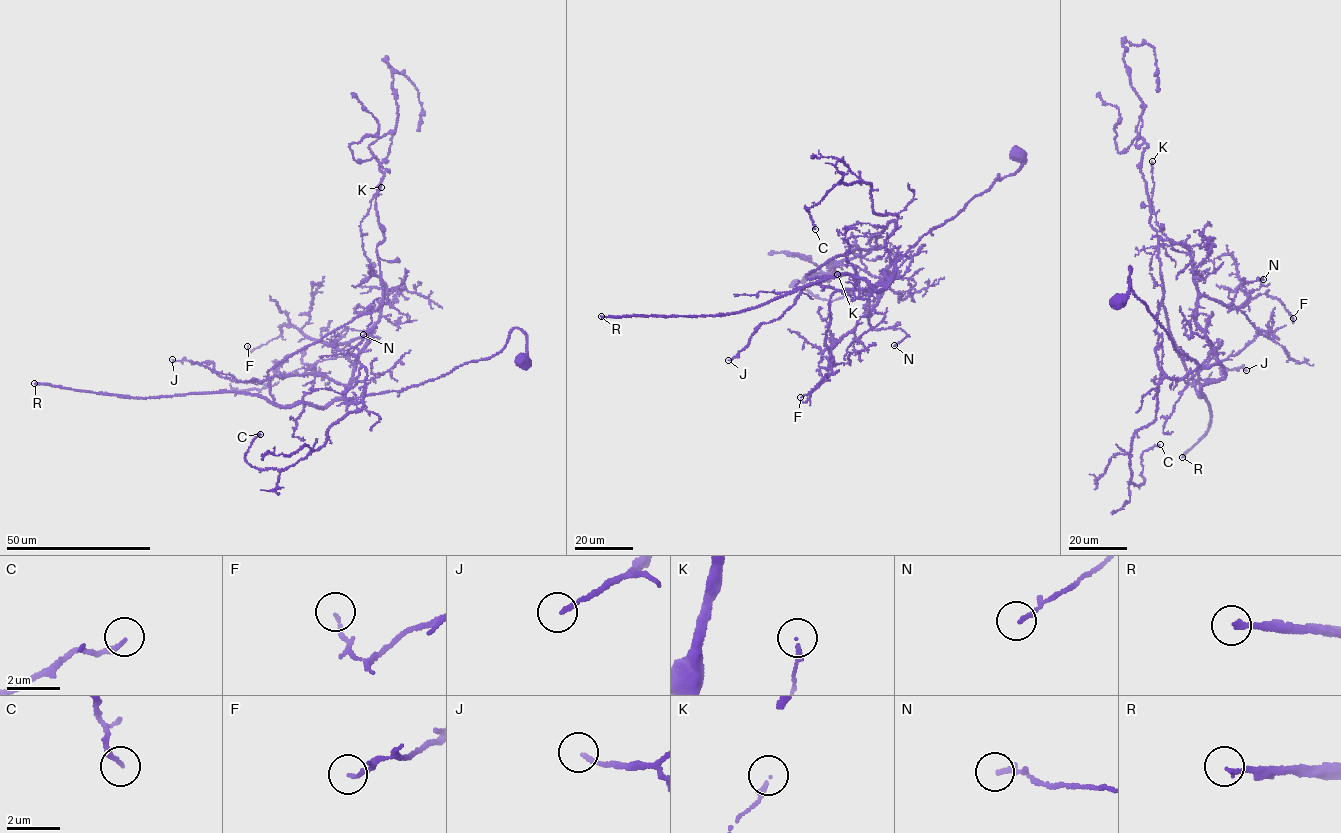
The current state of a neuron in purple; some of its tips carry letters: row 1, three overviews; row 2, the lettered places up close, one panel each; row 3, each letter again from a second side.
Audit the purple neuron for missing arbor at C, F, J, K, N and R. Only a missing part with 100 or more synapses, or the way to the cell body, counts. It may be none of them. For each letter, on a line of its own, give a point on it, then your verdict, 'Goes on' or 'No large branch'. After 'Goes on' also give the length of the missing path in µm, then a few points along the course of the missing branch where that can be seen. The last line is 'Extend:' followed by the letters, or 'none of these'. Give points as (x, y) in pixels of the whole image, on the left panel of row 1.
C: Place: (260, 434). No large branch
F: Place: (247, 346). No large branch
J: Place: (172, 359). No large branch
K: Place: (381, 187). No large branch
N: Place: (363, 334). No large branch
R: Place: (34, 383). Goes on. Missing length about 400 µm
Extend: R

